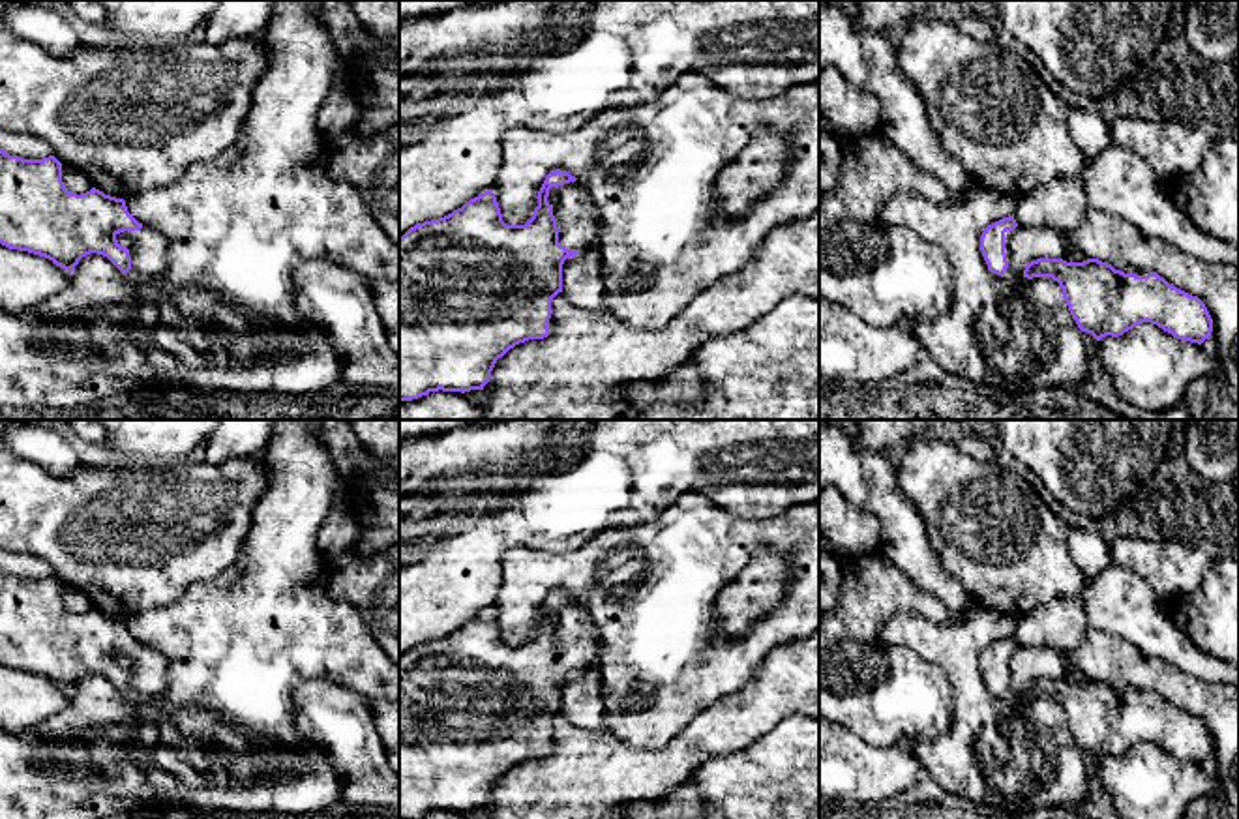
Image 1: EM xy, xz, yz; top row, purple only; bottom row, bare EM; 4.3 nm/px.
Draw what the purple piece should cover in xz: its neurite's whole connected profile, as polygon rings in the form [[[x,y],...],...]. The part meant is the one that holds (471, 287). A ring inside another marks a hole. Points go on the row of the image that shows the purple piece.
[[[551,171],[525,225],[506,225],[493,189],[399,238],[399,401],[429,392],[484,390],[499,358],[549,332],[562,264],[598,242],[598,210],[583,184]]]

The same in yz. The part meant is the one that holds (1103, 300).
[[[1014,214],[988,225],[980,236],[980,251],[988,270],[1020,285],[1022,279],[1052,277],[1082,332],[1097,341],[1117,337],[1142,322],[1151,322],[1181,341],[1202,345],[1213,332],[1205,304],[1157,272],[1125,274],[1098,259],[1067,262],[1063,259],[1031,261],[1022,274],[1014,272],[1010,238],[1018,227]]]

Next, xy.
[[[0,148],[0,244],[75,270],[90,253],[107,257],[141,290],[169,268],[169,240],[139,223],[124,199],[92,187],[71,193],[54,157],[22,159]]]

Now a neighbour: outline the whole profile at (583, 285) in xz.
[[[581,249],[562,264],[562,294],[577,307],[604,311],[605,279],[602,255],[592,249]]]

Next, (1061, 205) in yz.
[[[1059,176],[1016,199],[1018,227],[1052,227],[1068,238],[1089,212],[1078,176]]]

